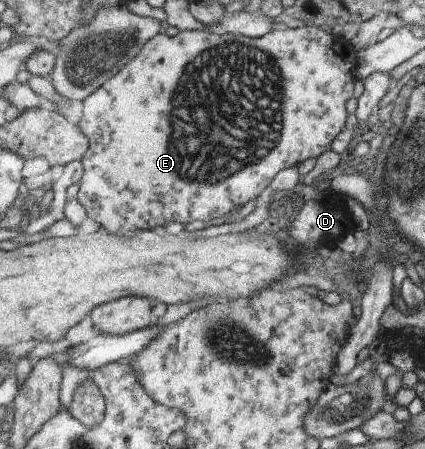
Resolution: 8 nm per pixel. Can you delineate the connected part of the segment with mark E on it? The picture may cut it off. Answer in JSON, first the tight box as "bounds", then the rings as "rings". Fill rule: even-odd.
{"bounds":[76,26,357,237],"rings":[[[308,26],[303,28],[273,29],[259,38],[251,38],[240,34],[218,34],[210,30],[179,32],[170,37],[165,33],[155,35],[143,52],[120,73],[117,73],[108,85],[92,92],[82,103],[84,104],[83,120],[80,129],[88,133],[90,151],[84,156],[84,172],[80,190],[76,199],[84,207],[87,215],[97,222],[101,229],[106,229],[115,236],[131,237],[135,231],[156,230],[156,227],[180,221],[214,221],[218,217],[229,216],[244,203],[258,198],[270,187],[273,179],[283,169],[304,163],[308,157],[320,157],[332,149],[336,137],[344,131],[348,119],[348,99],[354,97],[356,89],[357,52],[350,42],[342,40],[324,29]]]}

